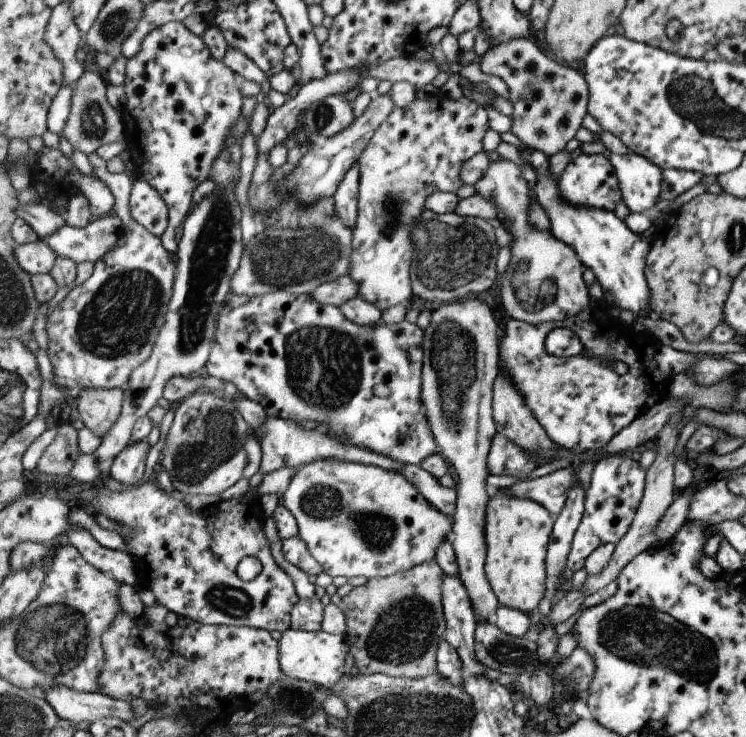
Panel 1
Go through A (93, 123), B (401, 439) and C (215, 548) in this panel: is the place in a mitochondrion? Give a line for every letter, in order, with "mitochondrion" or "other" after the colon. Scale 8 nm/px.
A: mitochondrion
B: other
C: other

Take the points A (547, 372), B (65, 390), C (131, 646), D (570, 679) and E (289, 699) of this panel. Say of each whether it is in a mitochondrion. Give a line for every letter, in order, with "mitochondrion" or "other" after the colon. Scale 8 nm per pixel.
A: other
B: other
C: other
D: mitochondrion
E: mitochondrion

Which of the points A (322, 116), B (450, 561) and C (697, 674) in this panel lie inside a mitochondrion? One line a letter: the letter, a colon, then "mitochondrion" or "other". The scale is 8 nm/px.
A: mitochondrion
B: other
C: other

